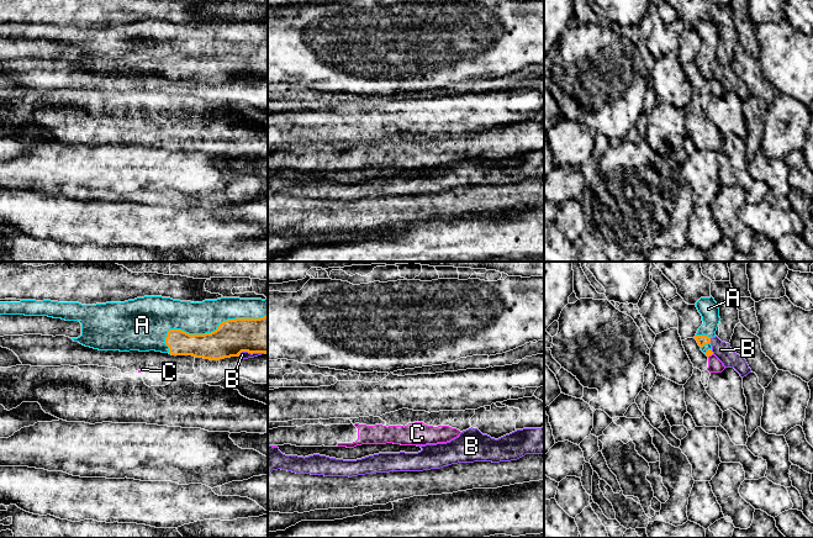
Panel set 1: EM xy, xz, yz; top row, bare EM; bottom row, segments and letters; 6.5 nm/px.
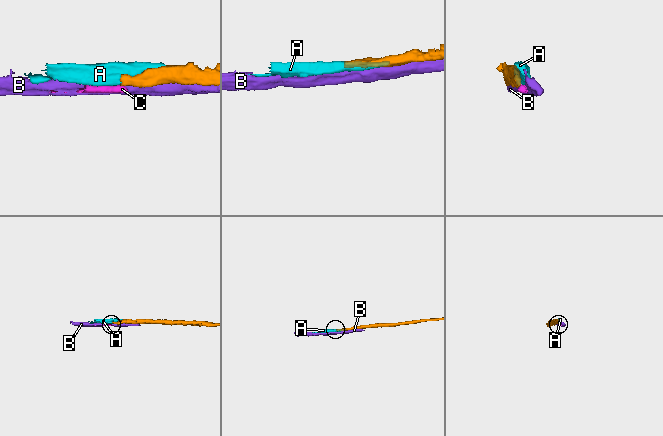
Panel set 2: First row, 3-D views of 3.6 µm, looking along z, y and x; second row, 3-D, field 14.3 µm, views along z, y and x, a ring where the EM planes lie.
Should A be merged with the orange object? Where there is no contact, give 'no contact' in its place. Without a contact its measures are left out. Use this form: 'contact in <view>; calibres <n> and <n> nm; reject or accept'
contact in xy; calibres 240 and 200 nm; accept

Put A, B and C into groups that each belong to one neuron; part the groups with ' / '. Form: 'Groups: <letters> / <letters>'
Groups: A / B / C

